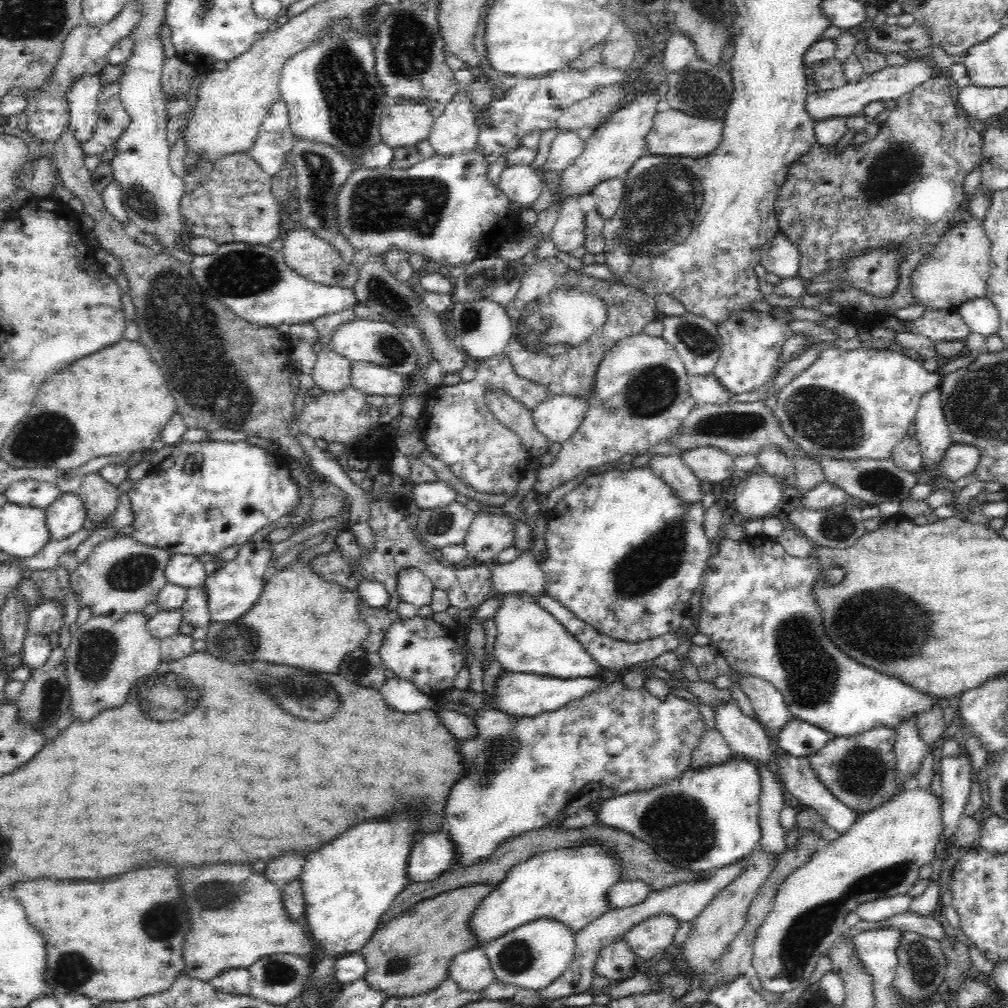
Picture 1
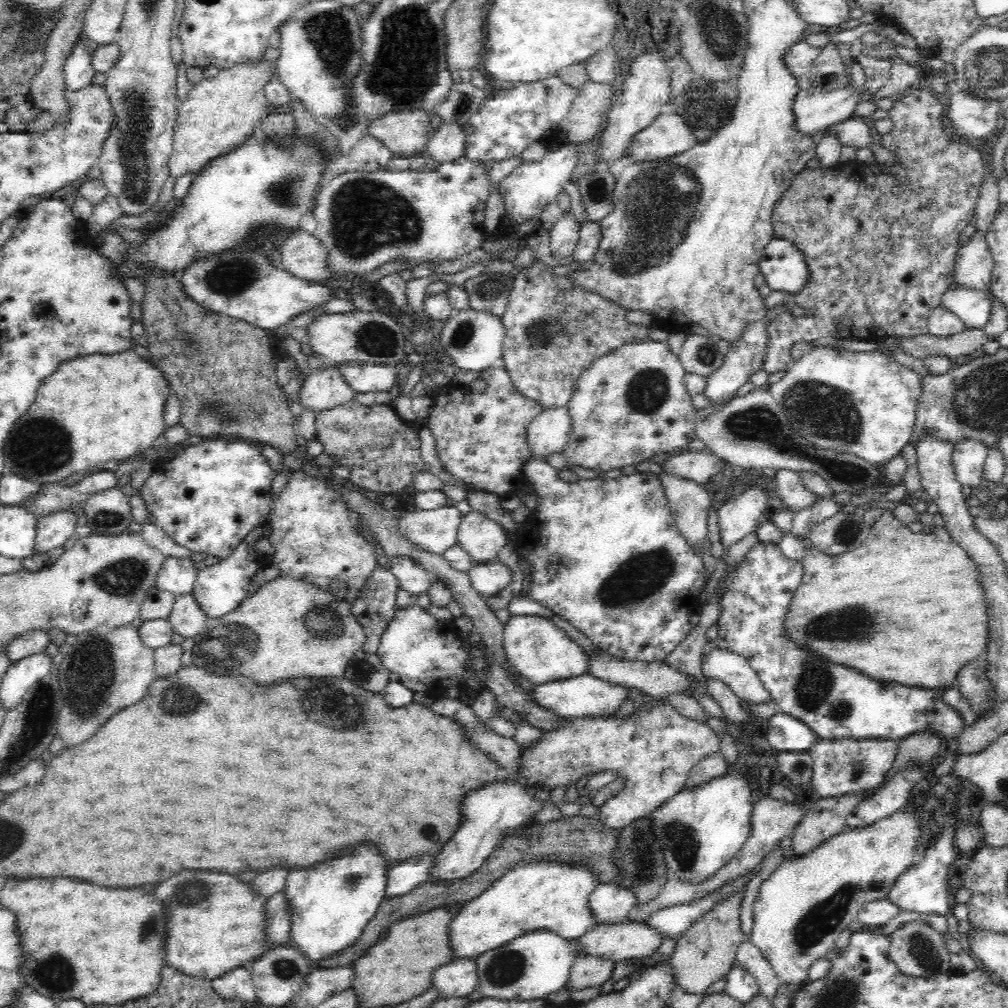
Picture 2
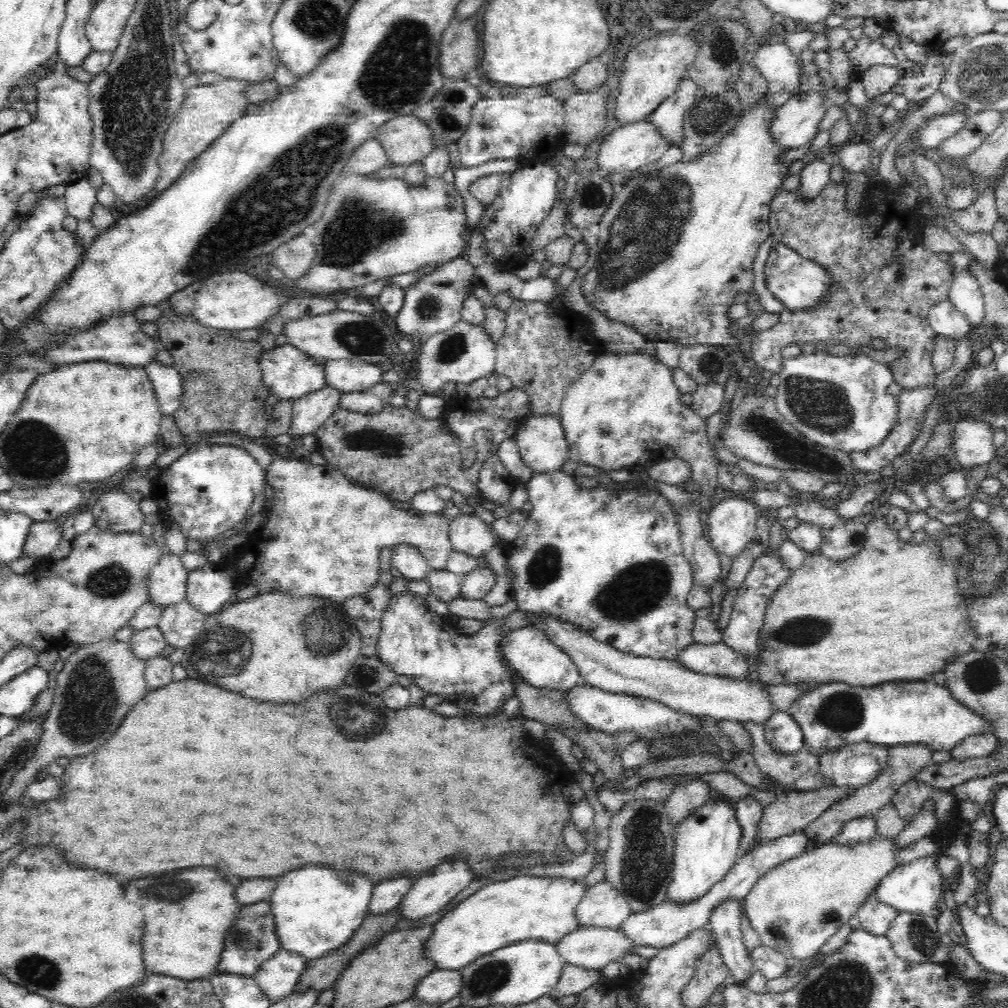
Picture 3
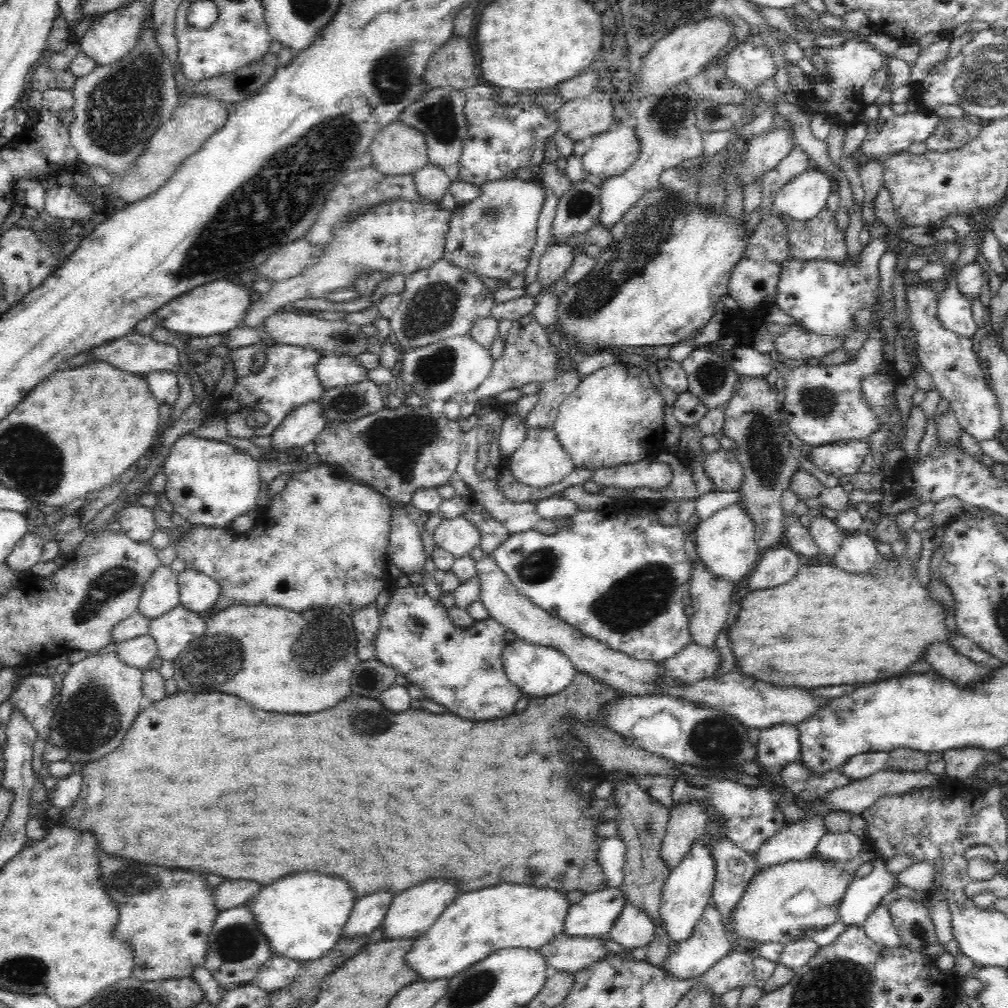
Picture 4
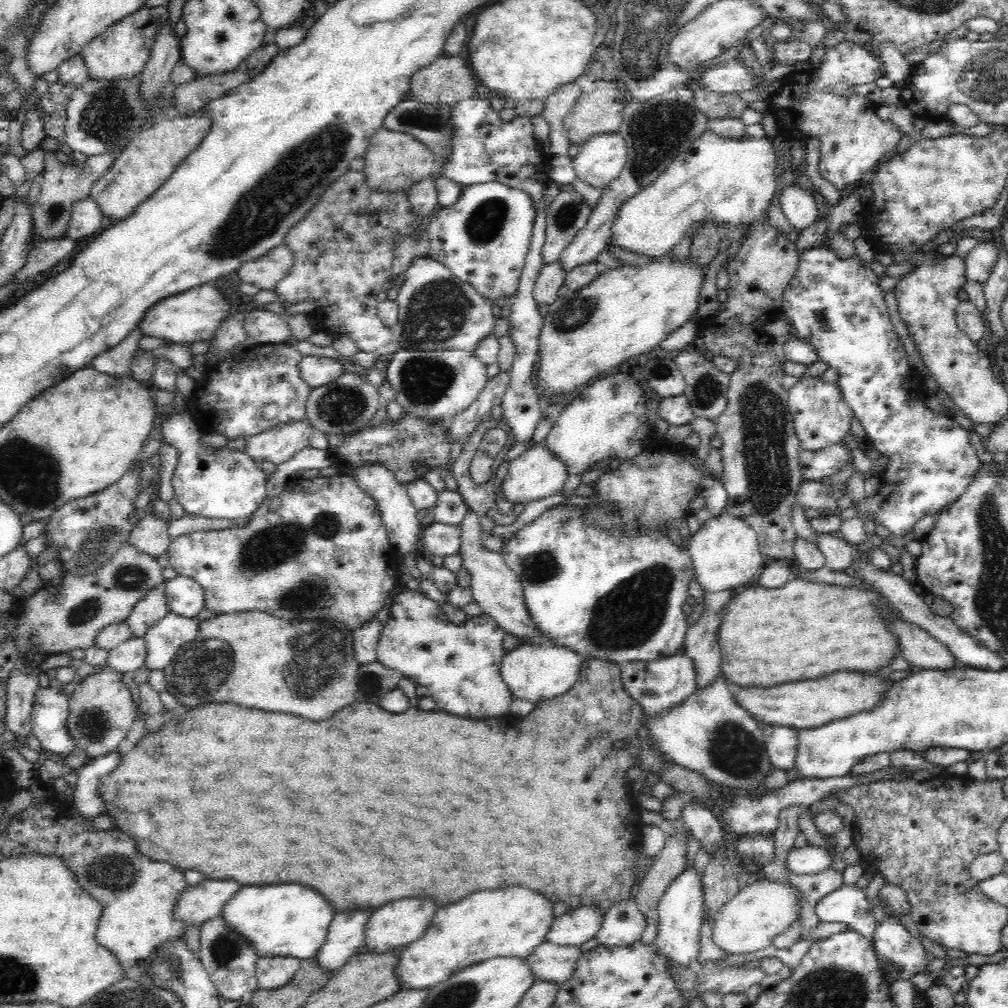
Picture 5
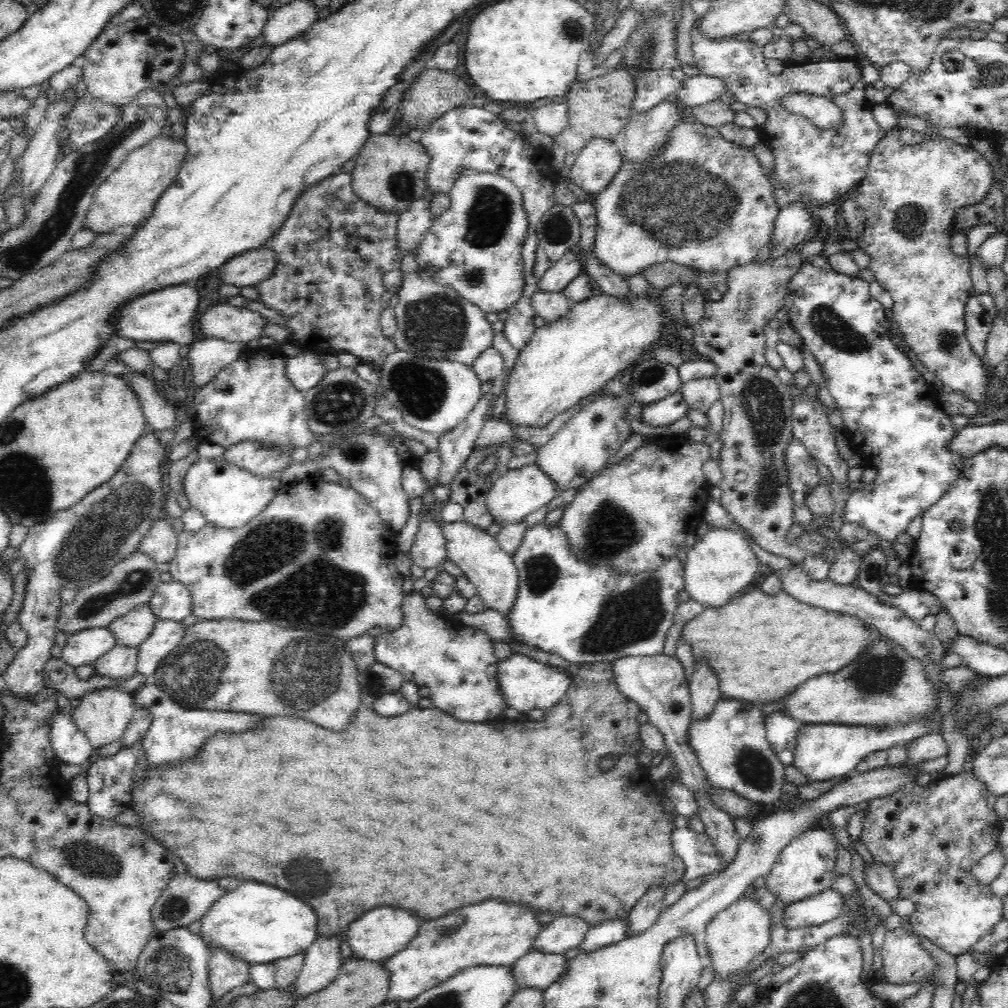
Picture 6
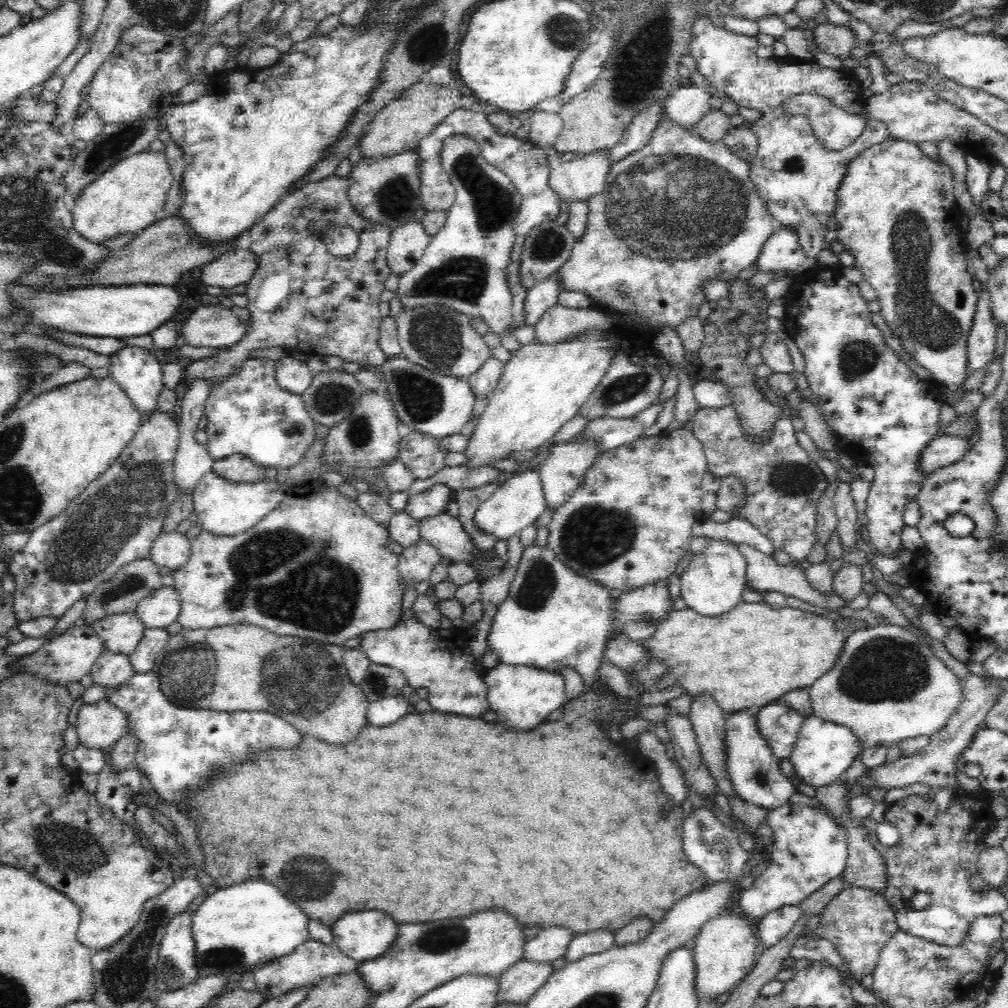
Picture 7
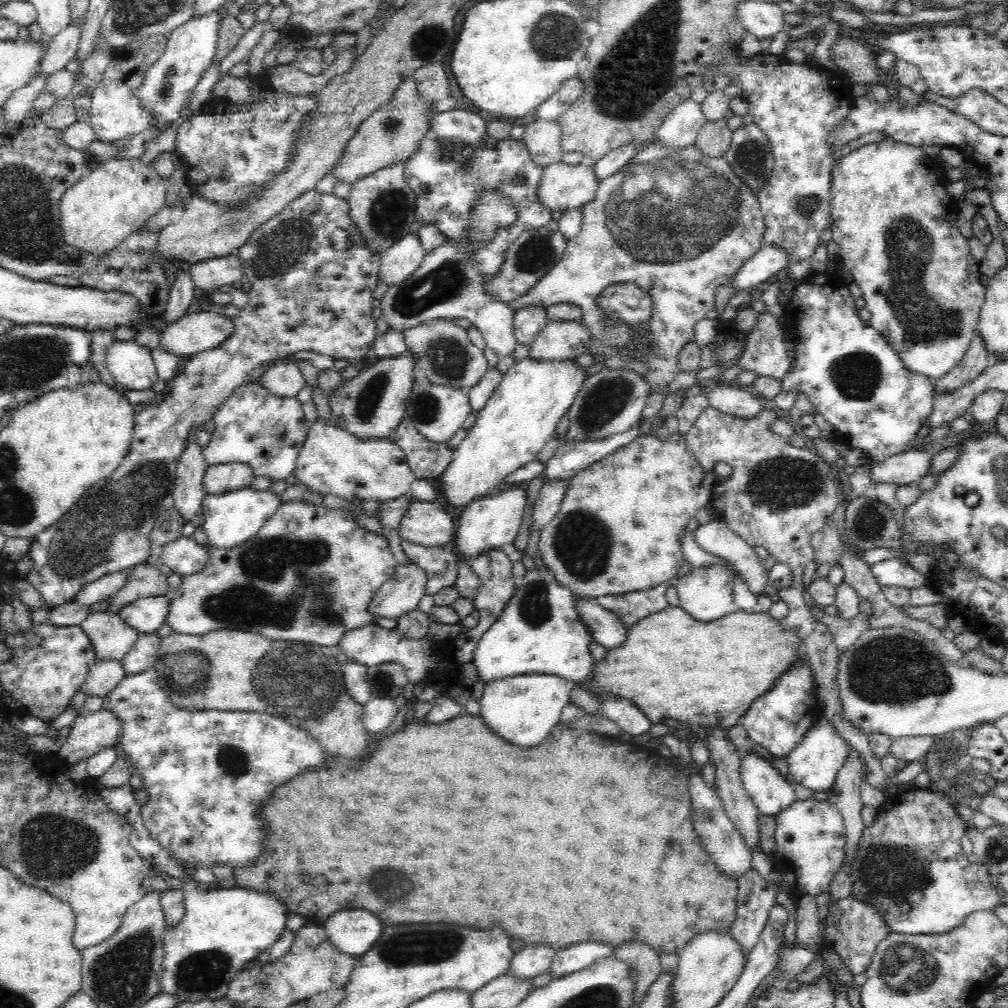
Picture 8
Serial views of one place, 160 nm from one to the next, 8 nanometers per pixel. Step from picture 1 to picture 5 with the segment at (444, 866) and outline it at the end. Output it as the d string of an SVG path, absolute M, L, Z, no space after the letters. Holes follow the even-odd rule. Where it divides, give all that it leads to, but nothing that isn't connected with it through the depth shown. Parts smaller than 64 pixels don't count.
M356 910L335 914L328 928L325 942L313 959L322 971L336 974L357 955L358 947L364 943L366 922L374 910Z

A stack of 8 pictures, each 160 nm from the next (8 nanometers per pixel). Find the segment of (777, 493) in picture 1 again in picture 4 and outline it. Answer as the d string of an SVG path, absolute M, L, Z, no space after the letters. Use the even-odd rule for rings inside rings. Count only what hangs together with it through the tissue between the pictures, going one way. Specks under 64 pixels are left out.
M738 503L720 509L706 520L695 522L694 527L696 553L700 561L704 563L706 571L729 583L736 583L748 577L762 556L762 550L756 545L752 519Z

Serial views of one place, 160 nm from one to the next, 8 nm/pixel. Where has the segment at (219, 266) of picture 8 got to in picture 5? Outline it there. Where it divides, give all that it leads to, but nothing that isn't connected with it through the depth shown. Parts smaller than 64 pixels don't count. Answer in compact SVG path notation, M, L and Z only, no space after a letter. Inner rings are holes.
M282 244L254 260L243 263L238 270L241 282L254 284L259 290L272 290L286 274L294 262L292 251Z

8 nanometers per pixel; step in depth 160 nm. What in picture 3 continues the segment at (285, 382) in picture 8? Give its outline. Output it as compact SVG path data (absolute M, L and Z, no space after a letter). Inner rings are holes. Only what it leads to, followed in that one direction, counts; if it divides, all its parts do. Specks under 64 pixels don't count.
M359 359L327 360L323 365L327 386L340 392L362 392L382 380L378 365Z

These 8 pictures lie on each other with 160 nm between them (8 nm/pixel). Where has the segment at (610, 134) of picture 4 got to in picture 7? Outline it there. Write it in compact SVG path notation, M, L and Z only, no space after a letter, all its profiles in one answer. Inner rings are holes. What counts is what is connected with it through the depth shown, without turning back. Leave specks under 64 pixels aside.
M544 146L541 150L544 151L545 158L548 159L548 167L550 167L548 185L558 195L560 202L567 202L569 205L579 200L586 202L591 196L600 194L604 190L606 176L611 167L606 150L592 150L590 153L576 155L574 159L567 162L561 161L560 153L555 147Z

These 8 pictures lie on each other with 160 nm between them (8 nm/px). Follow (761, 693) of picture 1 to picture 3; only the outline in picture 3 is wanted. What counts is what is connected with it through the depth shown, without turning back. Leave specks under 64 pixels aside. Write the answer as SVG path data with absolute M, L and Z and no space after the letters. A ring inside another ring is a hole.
M723 641L714 644L688 644L676 656L688 670L703 675L749 678L748 662L739 651L730 648Z

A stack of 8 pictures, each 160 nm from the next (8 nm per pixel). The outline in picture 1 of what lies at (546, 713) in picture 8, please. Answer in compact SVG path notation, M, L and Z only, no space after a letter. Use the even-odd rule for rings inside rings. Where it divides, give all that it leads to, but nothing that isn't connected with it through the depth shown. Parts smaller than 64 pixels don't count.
M506 593L501 597L502 606L493 618L497 624L493 654L503 670L556 679L597 677L603 674L602 666L592 658L582 643L530 595Z

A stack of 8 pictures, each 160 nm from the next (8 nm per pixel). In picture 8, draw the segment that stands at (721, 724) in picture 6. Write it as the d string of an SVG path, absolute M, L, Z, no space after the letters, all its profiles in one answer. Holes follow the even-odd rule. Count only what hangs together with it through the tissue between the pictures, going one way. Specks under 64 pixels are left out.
M748 754L748 758L742 760L742 766L740 766L739 771L742 774L741 781L745 786L745 790L751 796L753 803L758 807L760 815L775 817L779 812L786 810L797 801L796 793L794 793L792 786L788 784L786 779L782 778L781 773L780 778L778 778L778 769L772 768L760 756Z

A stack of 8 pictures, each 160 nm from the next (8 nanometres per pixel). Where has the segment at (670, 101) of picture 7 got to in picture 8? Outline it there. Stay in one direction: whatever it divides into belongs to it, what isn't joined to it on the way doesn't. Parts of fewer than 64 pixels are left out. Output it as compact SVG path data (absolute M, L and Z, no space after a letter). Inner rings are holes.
M692 99L676 105L655 132L662 147L683 149L695 145L699 130L705 124L701 106Z

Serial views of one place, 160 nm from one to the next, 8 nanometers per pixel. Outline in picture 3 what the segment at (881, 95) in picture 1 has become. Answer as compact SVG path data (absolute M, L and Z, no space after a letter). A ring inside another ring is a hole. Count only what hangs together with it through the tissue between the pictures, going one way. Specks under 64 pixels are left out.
M814 90L785 97L768 126L772 141L784 149L800 148L818 133L818 122L827 108L824 97Z

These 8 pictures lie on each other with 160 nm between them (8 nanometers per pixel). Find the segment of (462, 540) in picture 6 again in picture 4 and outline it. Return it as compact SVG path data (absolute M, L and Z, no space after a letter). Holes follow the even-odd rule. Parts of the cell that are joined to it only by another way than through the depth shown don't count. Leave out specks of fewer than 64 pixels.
M492 556L481 558L474 566L476 577L480 581L478 598L488 616L498 621L504 630L513 632L516 638L532 644L557 648L572 661L577 672L585 672L621 694L639 697L654 692L660 662L636 660L622 652L614 651L598 639L585 635L580 629L548 614L509 582L508 575L496 564Z

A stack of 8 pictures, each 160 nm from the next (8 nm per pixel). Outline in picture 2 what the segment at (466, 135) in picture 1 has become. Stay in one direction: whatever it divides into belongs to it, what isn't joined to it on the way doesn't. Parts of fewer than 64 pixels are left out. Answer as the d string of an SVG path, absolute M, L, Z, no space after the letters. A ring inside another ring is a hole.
M454 123L441 124L437 131L431 134L425 154L436 163L453 161L464 155L464 129Z

